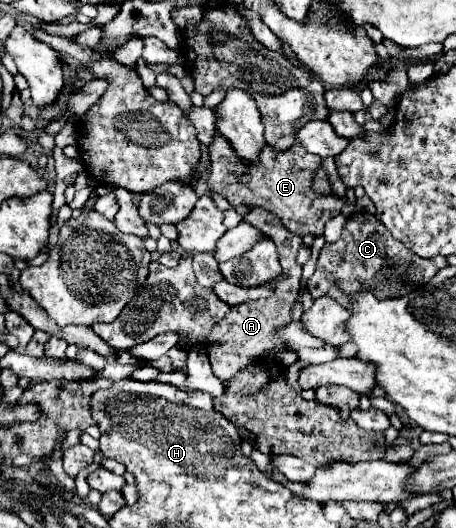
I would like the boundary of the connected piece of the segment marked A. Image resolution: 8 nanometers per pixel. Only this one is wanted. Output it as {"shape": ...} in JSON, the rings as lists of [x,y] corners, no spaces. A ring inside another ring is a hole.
{"shape":[[[253,208],[247,216],[243,216],[243,220],[249,222],[251,226],[257,226],[257,230],[261,230],[273,238],[273,242],[277,244],[277,250],[279,250],[279,260],[281,260],[283,270],[275,280],[277,286],[275,286],[275,294],[271,298],[249,302],[249,304],[239,304],[235,308],[231,308],[231,314],[225,316],[225,322],[221,320],[209,332],[207,352],[211,358],[211,368],[213,368],[213,374],[225,382],[229,378],[233,378],[237,370],[249,366],[249,362],[253,358],[257,358],[259,354],[265,354],[271,348],[281,346],[281,340],[275,336],[275,328],[291,322],[291,308],[295,304],[295,298],[299,292],[299,280],[301,280],[301,266],[297,266],[295,256],[297,256],[299,246],[303,244],[303,238],[285,230],[285,226],[281,226],[281,220],[277,218],[277,214],[269,214],[269,210]]]}

